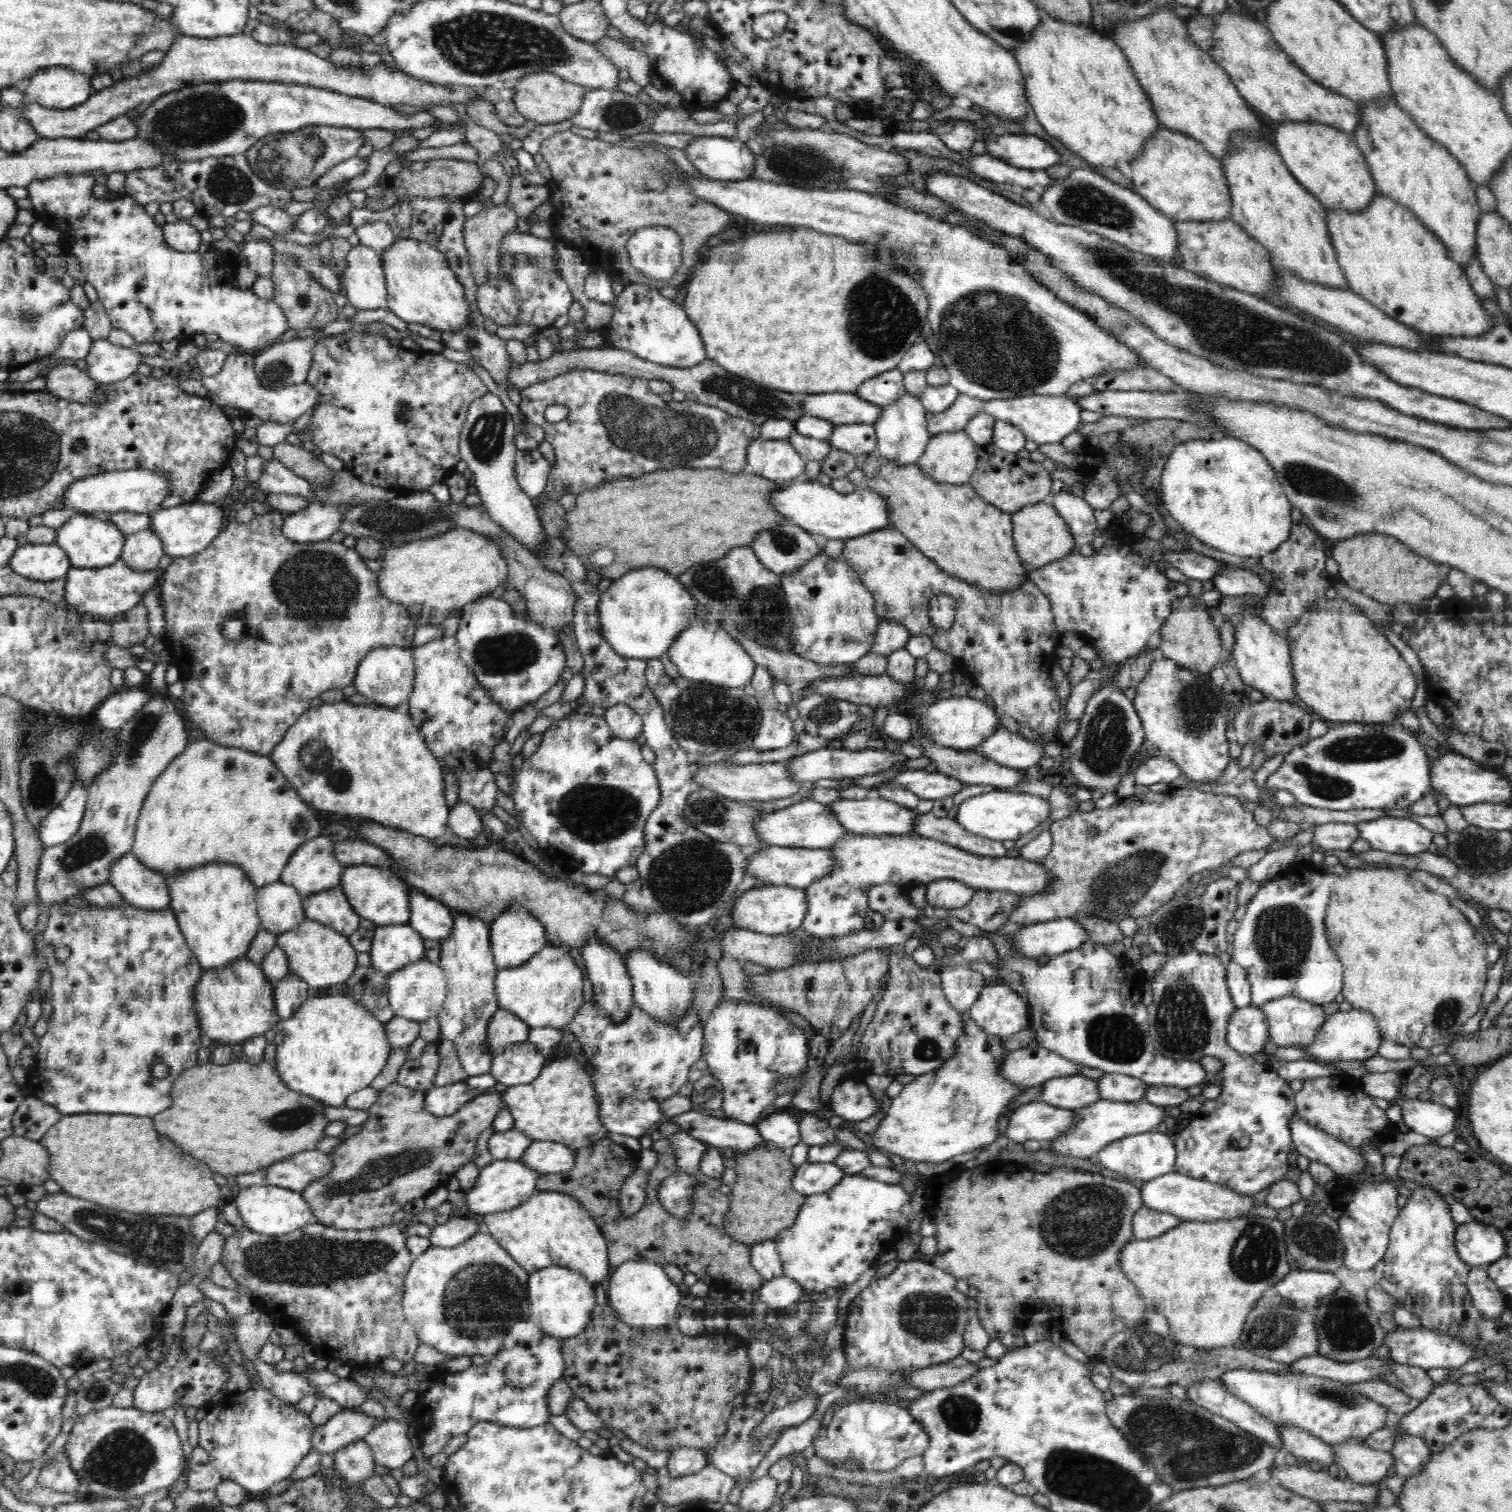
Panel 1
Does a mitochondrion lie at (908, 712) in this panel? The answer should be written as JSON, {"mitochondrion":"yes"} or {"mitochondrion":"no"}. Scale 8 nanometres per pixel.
{"mitochondrion":"no"}

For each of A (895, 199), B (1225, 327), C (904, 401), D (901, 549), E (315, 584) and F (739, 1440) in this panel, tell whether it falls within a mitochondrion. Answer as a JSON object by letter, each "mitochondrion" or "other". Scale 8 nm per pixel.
{"A":"other","B":"mitochondrion","C":"other","D":"other","E":"mitochondrion","F":"other"}

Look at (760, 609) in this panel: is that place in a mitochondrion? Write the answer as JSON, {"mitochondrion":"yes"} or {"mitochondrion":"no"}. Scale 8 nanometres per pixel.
{"mitochondrion":"yes"}

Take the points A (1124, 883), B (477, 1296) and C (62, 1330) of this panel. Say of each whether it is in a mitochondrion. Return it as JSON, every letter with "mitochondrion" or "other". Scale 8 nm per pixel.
{"A":"mitochondrion","B":"mitochondrion","C":"other"}

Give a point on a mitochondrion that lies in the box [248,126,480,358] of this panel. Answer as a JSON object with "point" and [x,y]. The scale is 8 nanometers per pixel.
{"point":[287,160]}

